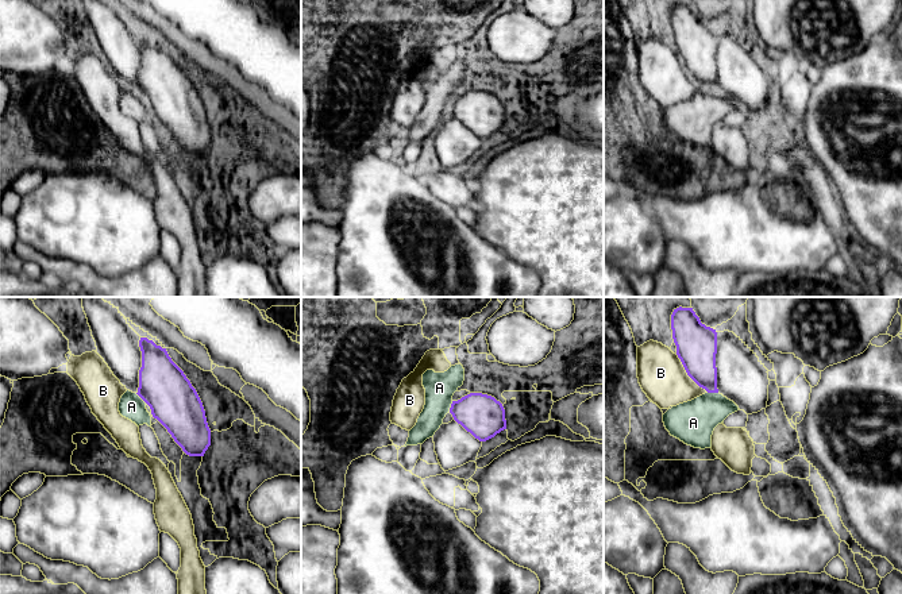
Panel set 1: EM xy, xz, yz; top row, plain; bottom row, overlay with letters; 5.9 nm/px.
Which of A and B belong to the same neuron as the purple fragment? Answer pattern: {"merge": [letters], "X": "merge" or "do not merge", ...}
{"merge": [], "A": "do not merge", "B": "do not merge"}

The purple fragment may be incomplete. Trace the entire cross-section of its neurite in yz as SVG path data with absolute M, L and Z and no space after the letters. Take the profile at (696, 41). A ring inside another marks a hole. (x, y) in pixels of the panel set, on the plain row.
M676 5L671 12L676 53L687 73L708 90L717 86L717 30L701 20L693 5Z

